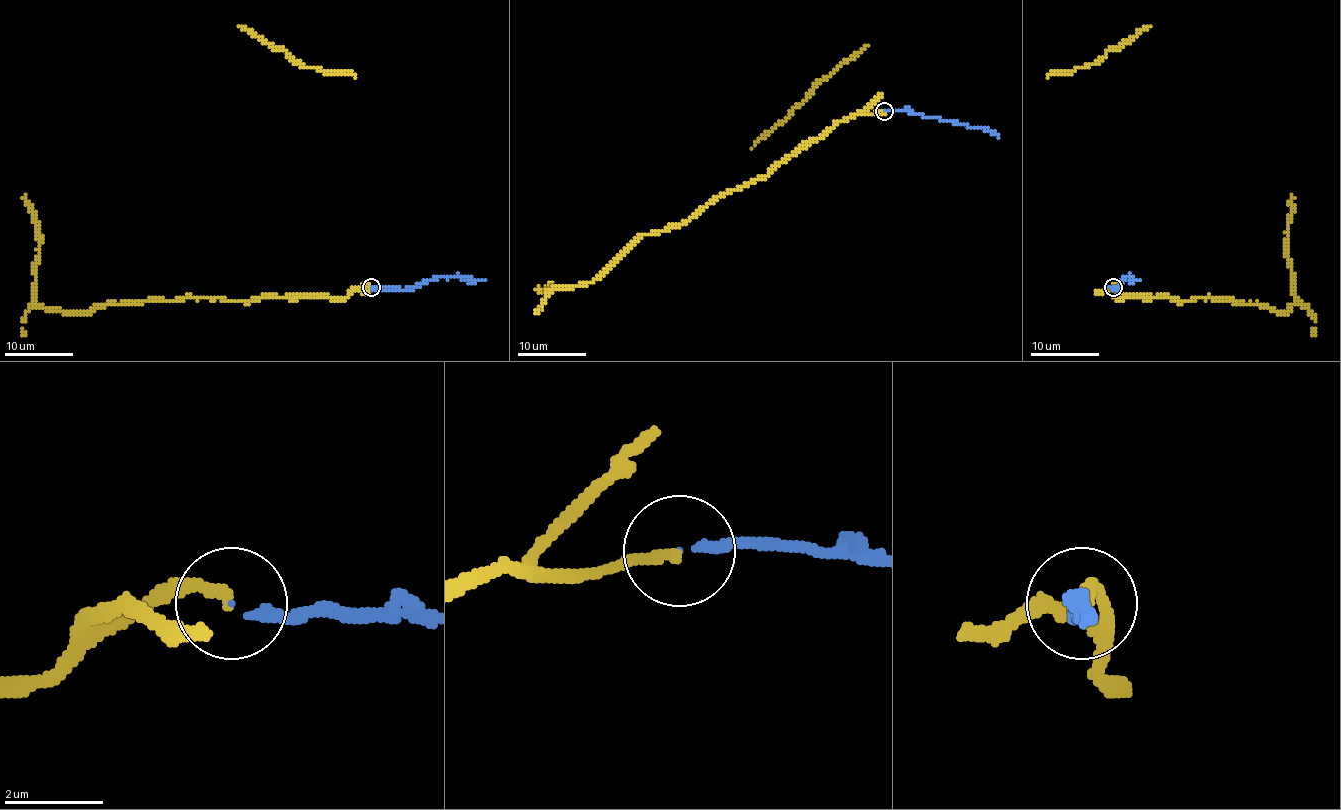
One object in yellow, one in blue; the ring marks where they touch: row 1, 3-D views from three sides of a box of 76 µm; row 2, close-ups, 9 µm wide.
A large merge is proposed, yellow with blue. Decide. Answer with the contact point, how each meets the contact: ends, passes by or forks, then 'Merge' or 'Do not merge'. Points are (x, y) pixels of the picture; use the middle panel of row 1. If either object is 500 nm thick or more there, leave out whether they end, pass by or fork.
Place: (884, 111). At the ring yellow ends. At the ring blue ends. Merge

